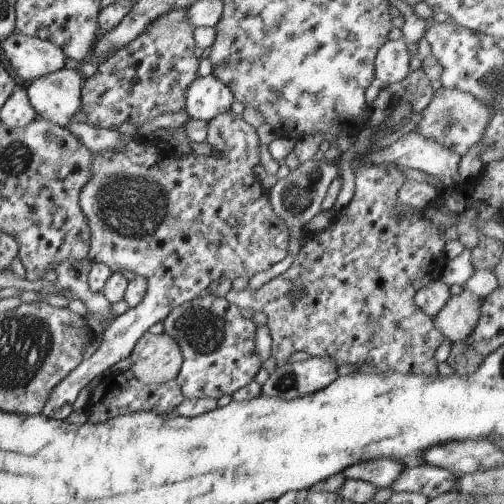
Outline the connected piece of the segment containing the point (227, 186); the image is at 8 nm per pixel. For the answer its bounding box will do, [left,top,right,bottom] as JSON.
[42,110,289,420]

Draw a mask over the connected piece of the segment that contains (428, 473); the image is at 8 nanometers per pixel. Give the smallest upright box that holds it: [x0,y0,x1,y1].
[388,463,456,499]

